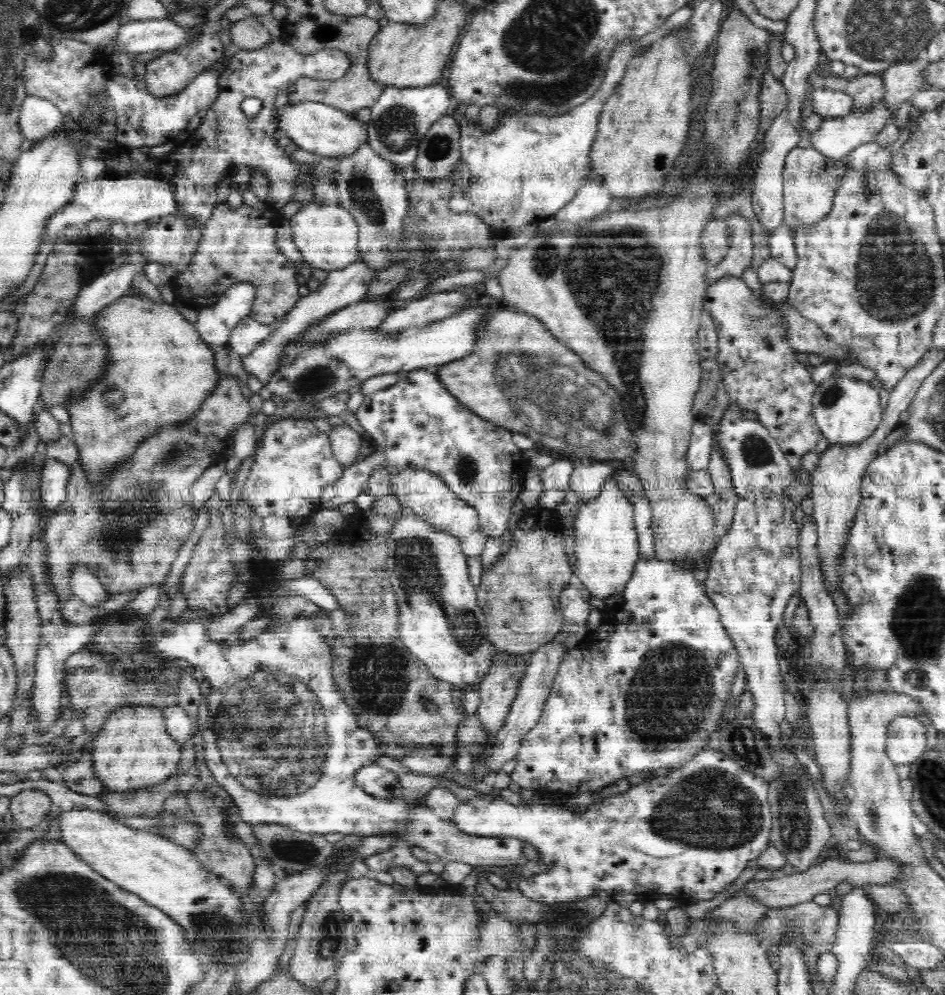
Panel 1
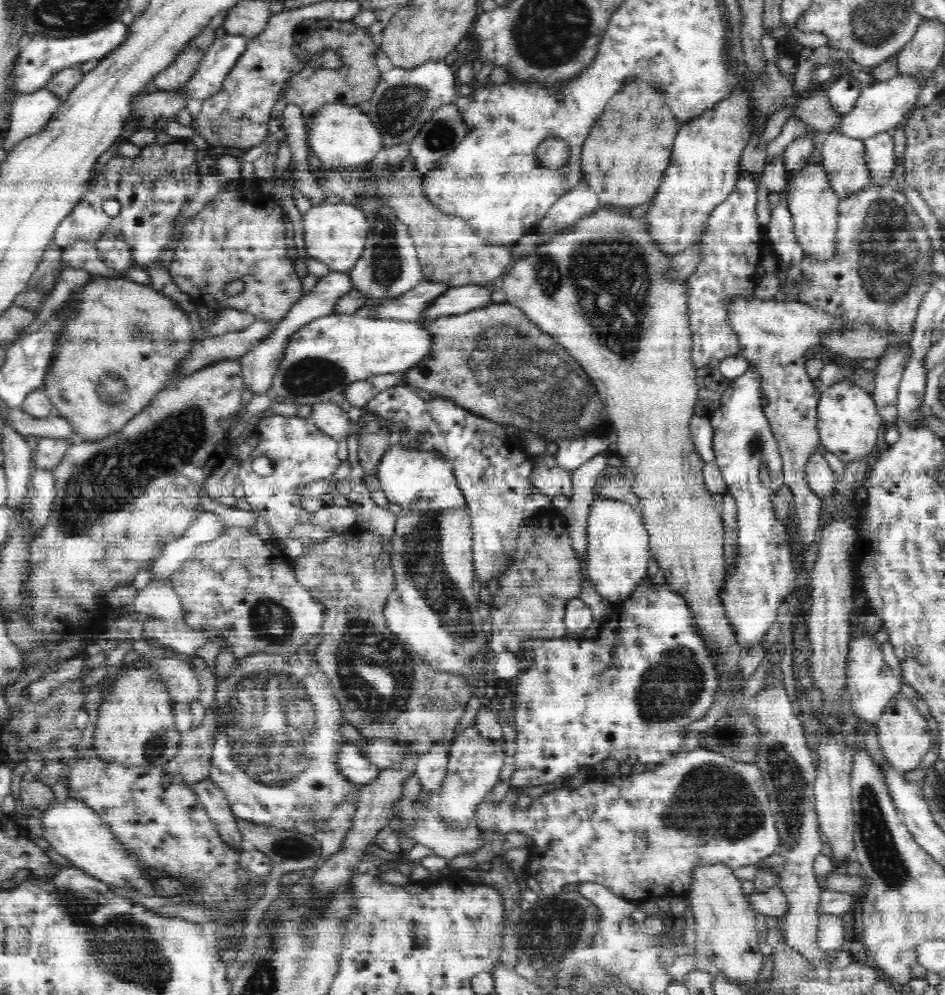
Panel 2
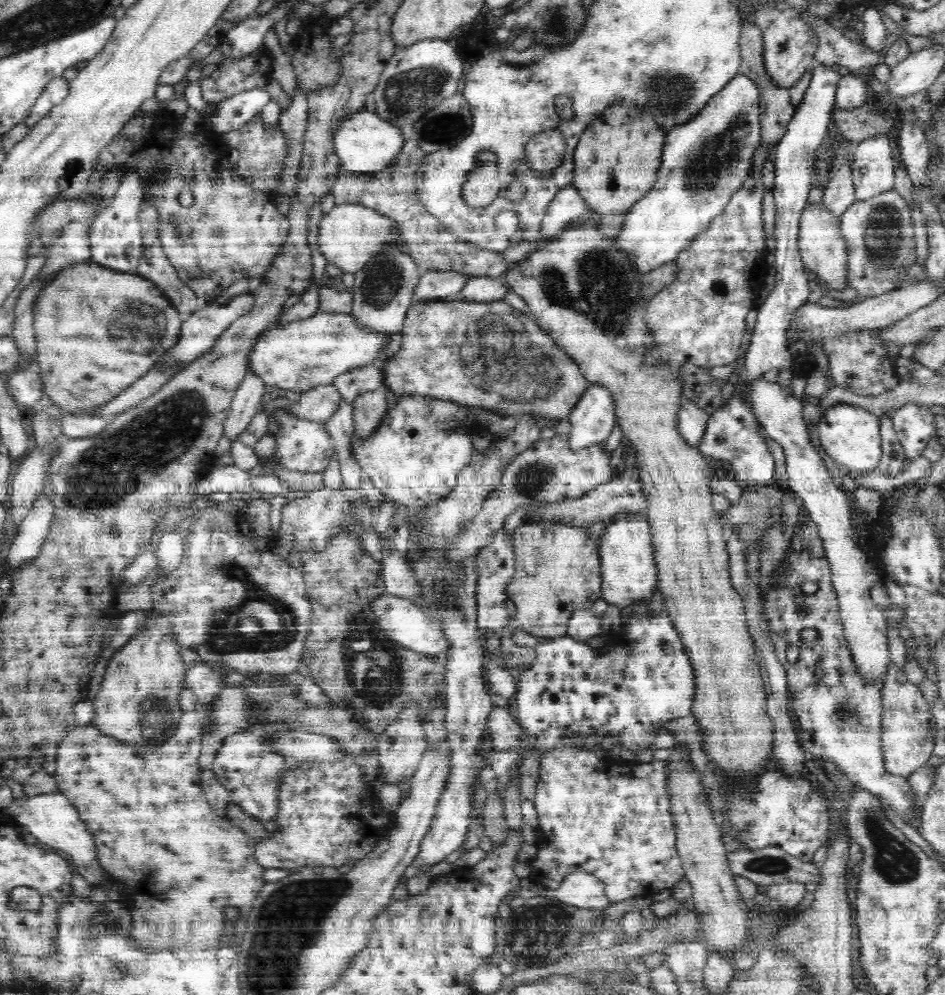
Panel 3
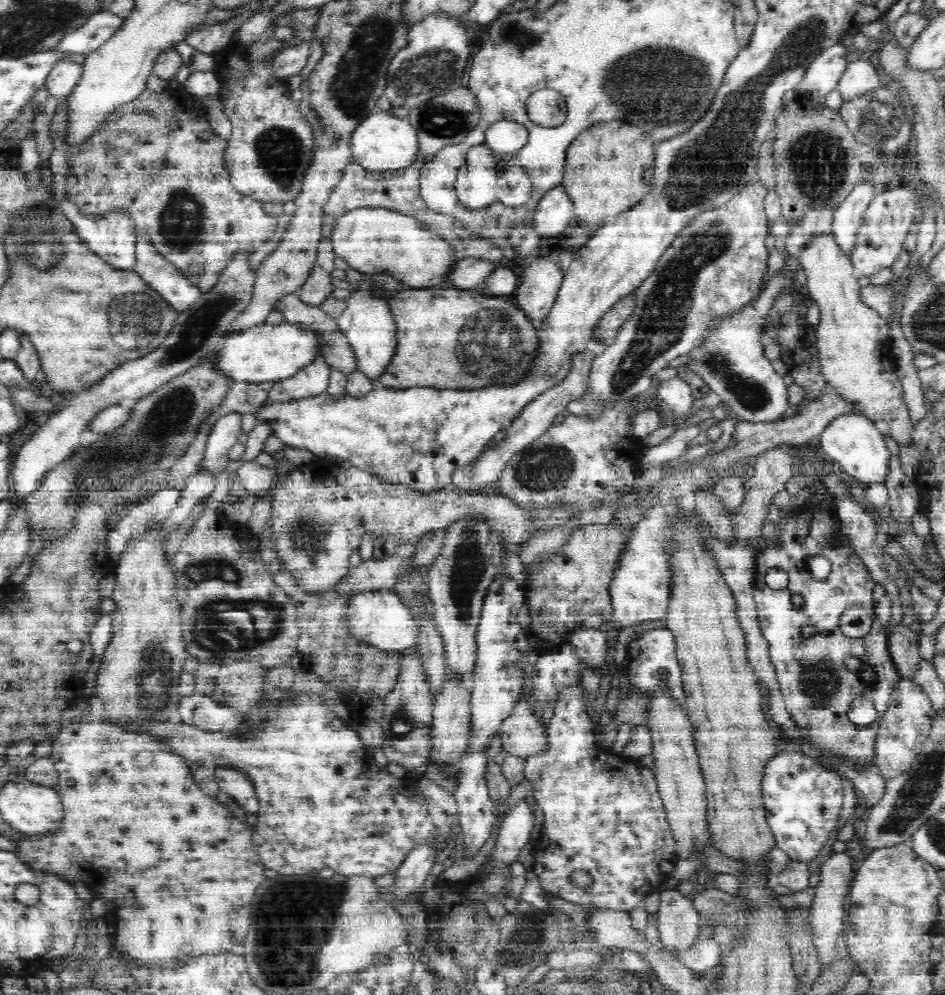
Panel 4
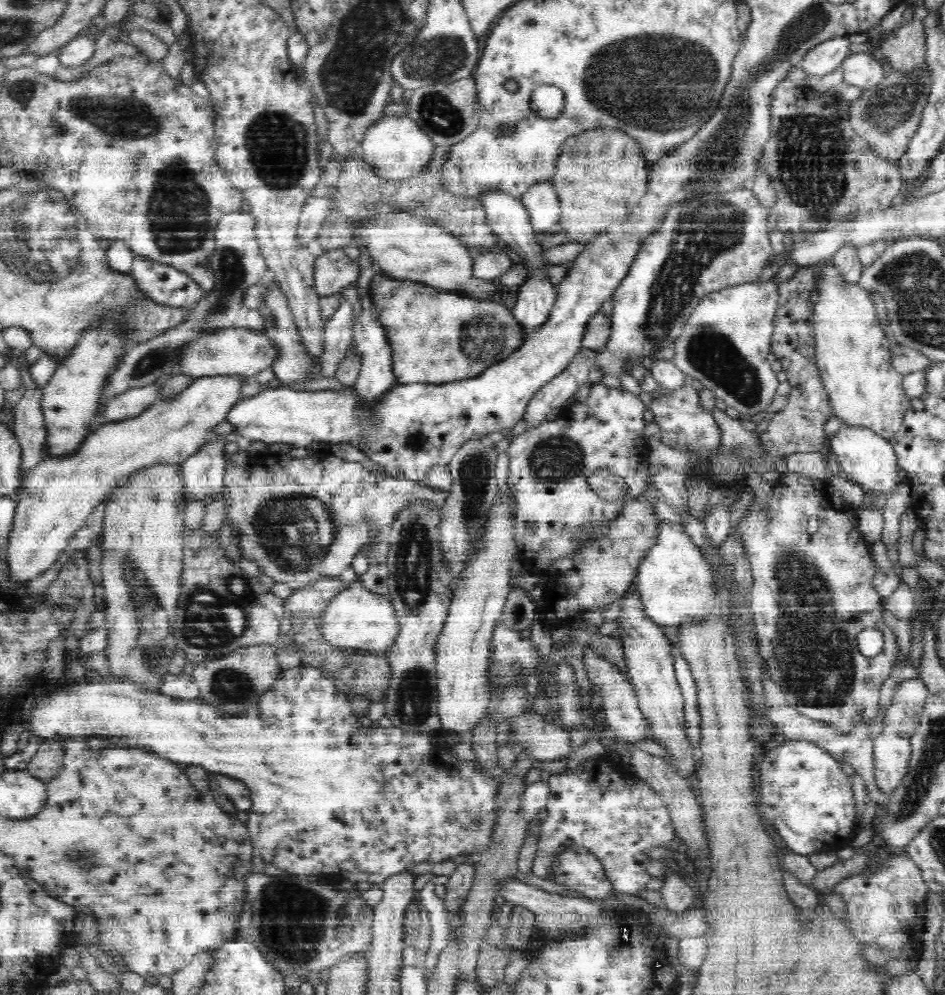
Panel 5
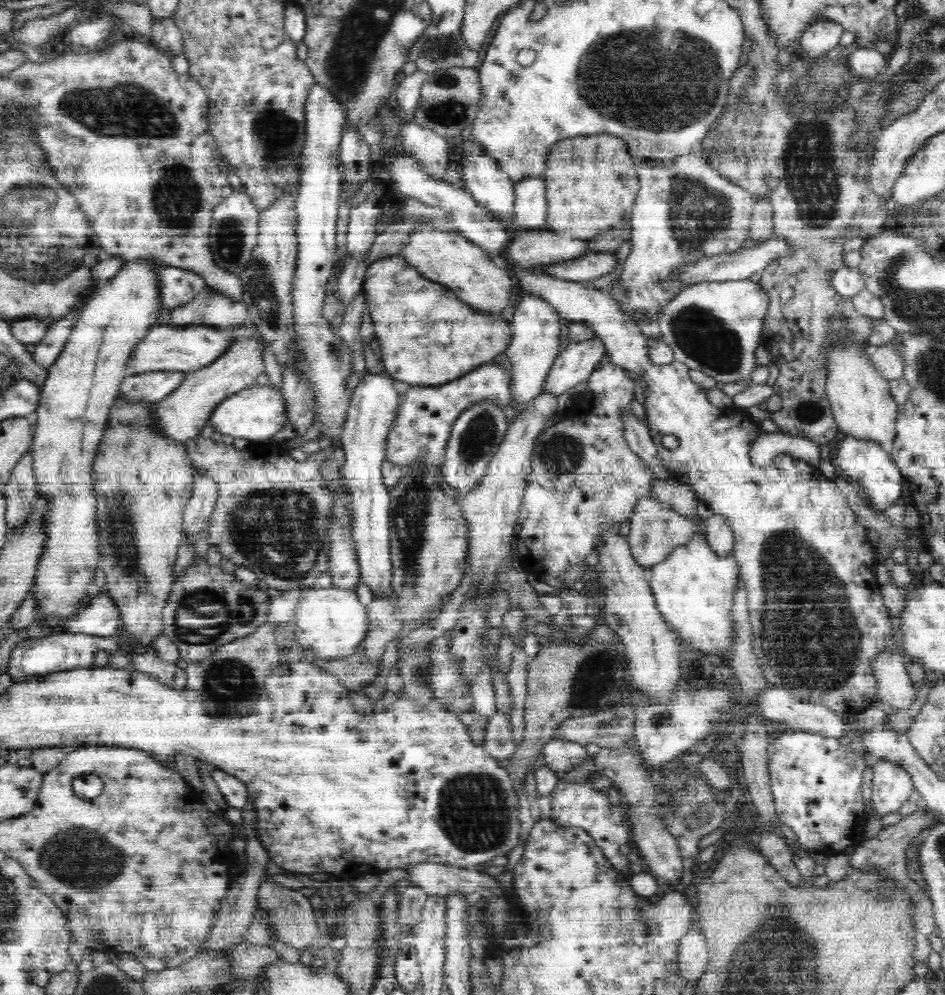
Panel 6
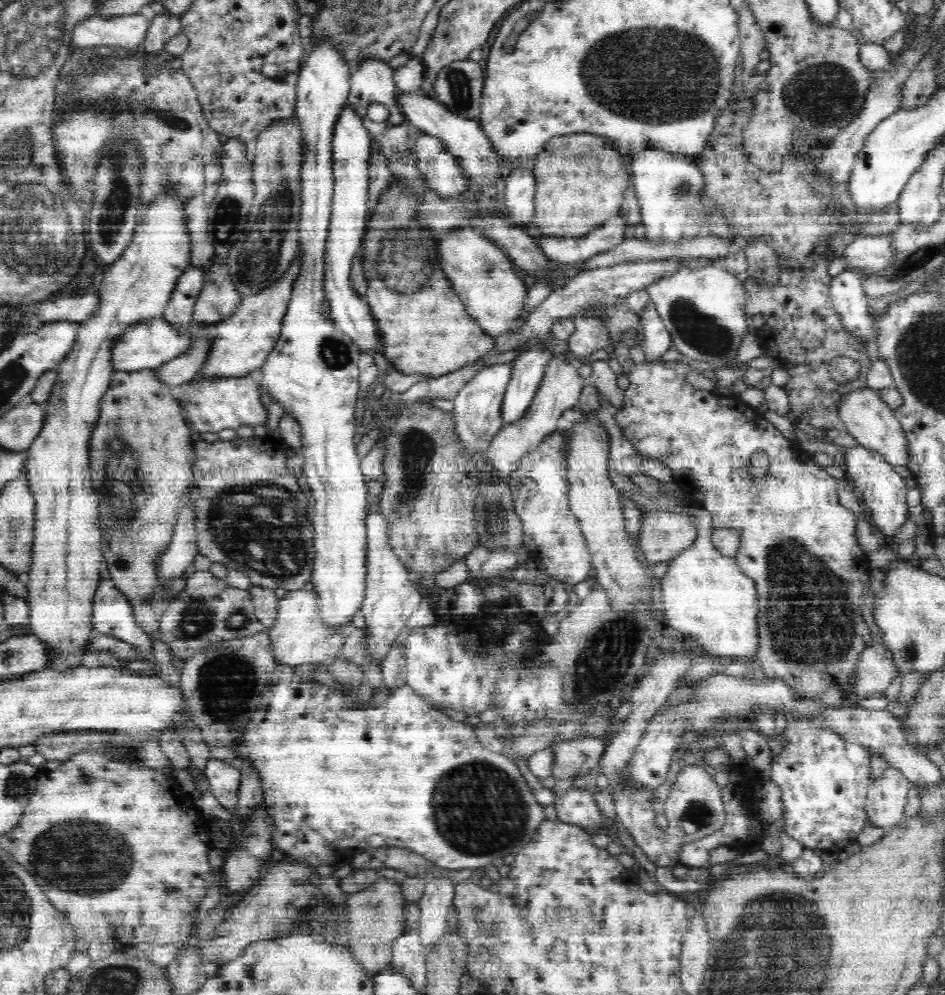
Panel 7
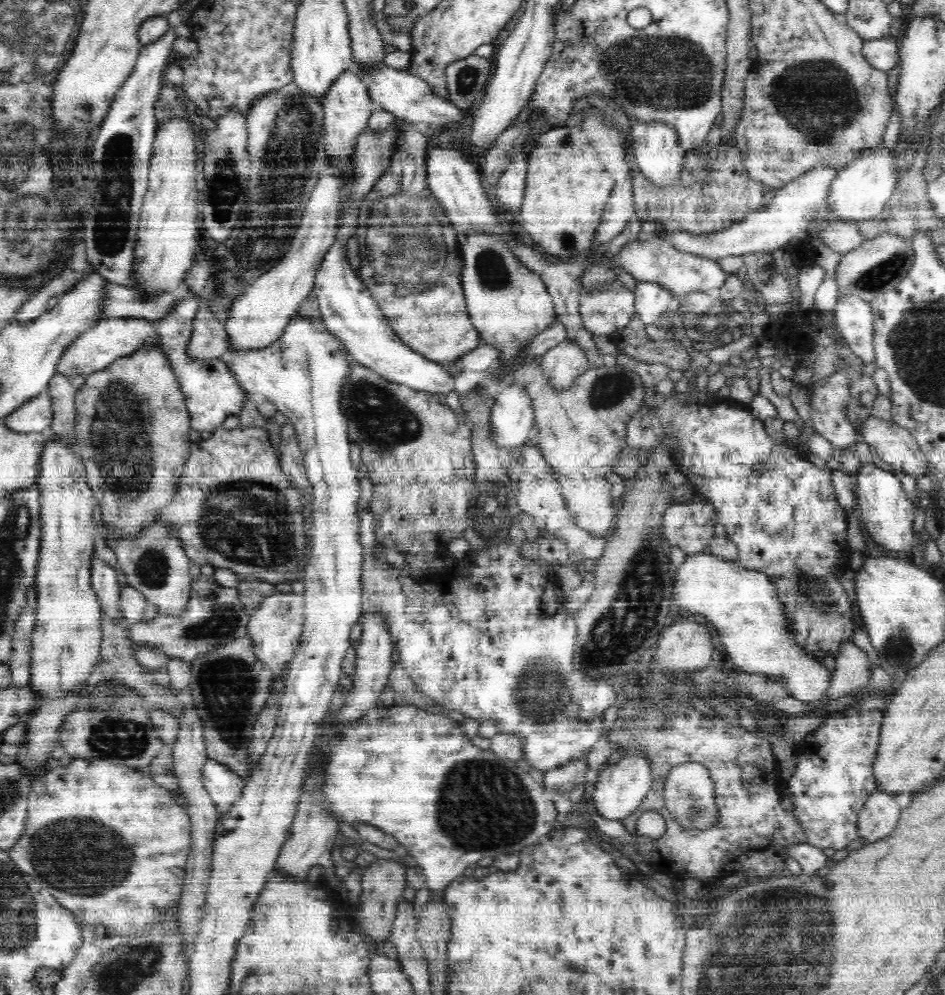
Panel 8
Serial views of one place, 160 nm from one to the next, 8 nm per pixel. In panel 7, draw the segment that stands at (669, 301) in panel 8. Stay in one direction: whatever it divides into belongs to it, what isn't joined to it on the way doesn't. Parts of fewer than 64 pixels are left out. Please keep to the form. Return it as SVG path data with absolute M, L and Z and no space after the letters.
M651 299L648 301L647 307L638 316L640 317L640 327L644 330L642 348L645 352L646 361L664 356L672 348L673 342L660 315L655 311Z

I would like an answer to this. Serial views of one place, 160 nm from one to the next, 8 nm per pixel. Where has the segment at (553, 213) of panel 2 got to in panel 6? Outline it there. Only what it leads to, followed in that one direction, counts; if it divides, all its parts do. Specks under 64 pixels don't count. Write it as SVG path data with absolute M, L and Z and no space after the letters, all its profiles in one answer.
M542 177L514 182L514 223L526 229L546 228L546 183Z

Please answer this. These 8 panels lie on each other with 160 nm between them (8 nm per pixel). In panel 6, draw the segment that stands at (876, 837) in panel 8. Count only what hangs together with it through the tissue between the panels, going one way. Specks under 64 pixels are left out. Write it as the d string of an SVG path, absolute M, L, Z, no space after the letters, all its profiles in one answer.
M877 759L873 766L872 808L880 816L896 812L914 792L914 783L910 773L904 767L888 761Z

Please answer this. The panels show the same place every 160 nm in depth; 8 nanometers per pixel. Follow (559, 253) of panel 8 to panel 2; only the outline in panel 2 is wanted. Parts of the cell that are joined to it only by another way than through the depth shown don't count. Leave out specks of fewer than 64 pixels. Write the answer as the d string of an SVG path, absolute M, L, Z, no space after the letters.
M638 82L638 86L626 86L622 94L616 94L608 101L605 110L598 126L590 130L590 134L583 142L581 150L583 182L598 194L599 204L604 205L604 208L638 206L654 198L662 182L664 170L670 164L671 148L682 123L666 114L666 102L662 102L662 98L658 98L658 94L654 94L654 90L646 86L646 82Z

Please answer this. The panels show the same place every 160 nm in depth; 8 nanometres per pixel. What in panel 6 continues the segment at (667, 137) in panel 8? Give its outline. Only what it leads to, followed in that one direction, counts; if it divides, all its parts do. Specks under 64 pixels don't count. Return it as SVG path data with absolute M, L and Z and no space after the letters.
M690 153L685 155L680 155L673 161L669 163L656 162L656 160L646 160L646 158L633 157L635 161L635 173L638 175L638 191L635 194L634 206L632 206L629 212L629 218L631 221L631 240L632 248L630 251L630 256L625 261L625 263L617 270L617 279L611 282L609 285L608 292L612 295L612 298L621 306L621 309L634 320L642 320L638 316L650 316L650 318L658 319L659 306L664 306L668 304L668 299L672 295L675 295L680 287L689 285L690 283L682 283L680 277L676 270L685 265L697 264L702 258L717 256L717 254L724 254L726 252L736 252L736 250L744 249L748 240L750 241L750 226L751 216L753 213L753 206L756 200L754 197L750 196L750 193L746 190L739 188L738 185L731 184L730 181L726 180L720 173L715 172L714 168L708 164L707 160L700 153Z

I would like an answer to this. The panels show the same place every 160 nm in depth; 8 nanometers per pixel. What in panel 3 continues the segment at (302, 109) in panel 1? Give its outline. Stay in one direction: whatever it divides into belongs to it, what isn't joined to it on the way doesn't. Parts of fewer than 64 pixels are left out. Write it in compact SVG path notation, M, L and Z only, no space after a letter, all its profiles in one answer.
M362 111L348 118L338 130L334 138L336 153L340 155L341 168L346 172L374 173L384 170L392 164L400 154L405 140L401 128L392 126L389 120L372 112Z

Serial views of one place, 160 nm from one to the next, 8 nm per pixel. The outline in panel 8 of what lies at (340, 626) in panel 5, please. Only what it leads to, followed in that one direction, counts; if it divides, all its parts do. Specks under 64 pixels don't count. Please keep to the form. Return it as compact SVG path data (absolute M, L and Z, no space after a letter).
M277 592L268 595L247 619L247 636L250 637L254 656L258 657L274 675L282 672L284 664L289 664L298 650L299 635L302 634L303 606L303 594Z

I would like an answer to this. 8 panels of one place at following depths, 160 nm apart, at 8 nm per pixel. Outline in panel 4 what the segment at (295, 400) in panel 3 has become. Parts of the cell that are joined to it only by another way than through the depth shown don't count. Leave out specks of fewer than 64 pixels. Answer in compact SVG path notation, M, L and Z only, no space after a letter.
M314 355L313 359L298 370L292 378L282 378L274 382L268 392L268 399L303 398L304 395L322 394L330 384L330 367L322 355Z

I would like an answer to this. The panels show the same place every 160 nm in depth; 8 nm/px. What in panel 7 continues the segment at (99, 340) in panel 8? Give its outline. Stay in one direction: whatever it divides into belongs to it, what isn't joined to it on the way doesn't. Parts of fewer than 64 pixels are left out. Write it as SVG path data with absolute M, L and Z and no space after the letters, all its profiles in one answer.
M162 317L139 319L124 329L109 348L109 360L116 370L148 370L182 356L191 342L190 330L177 332Z

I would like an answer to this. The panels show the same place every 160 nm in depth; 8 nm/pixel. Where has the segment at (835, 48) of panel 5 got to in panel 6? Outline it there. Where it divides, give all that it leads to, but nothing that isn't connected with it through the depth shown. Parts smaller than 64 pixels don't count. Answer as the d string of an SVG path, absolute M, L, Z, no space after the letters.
M817 21L802 33L801 46L806 52L818 56L822 52L835 50L840 45L844 32L844 29L834 22Z

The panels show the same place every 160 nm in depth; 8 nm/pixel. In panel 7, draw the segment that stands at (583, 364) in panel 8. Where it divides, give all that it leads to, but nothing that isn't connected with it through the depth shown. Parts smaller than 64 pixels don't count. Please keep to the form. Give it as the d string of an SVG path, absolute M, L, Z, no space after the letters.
M554 355L543 368L542 382L539 383L538 392L530 405L528 412L517 424L506 425L490 443L485 453L486 463L492 467L494 475L506 481L507 475L516 470L519 459L538 446L549 434L554 433L560 424L564 410L573 408L580 400L580 392L586 380L578 374L570 359L562 355Z

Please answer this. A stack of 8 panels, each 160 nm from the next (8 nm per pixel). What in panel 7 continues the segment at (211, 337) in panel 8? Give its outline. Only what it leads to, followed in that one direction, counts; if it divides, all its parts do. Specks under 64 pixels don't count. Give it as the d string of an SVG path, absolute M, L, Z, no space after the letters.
M194 323L190 328L191 342L182 356L158 367L158 375L169 386L177 388L183 381L194 379L198 371L205 365L212 350L213 341L208 329L210 323Z

